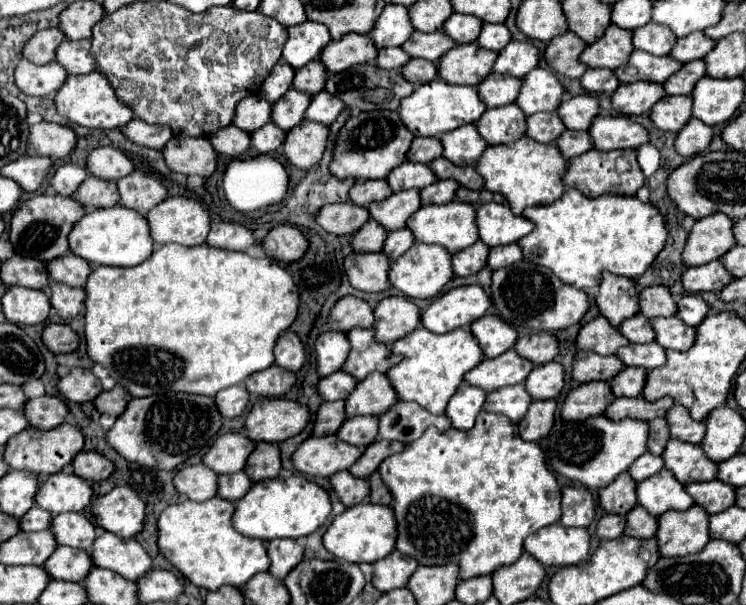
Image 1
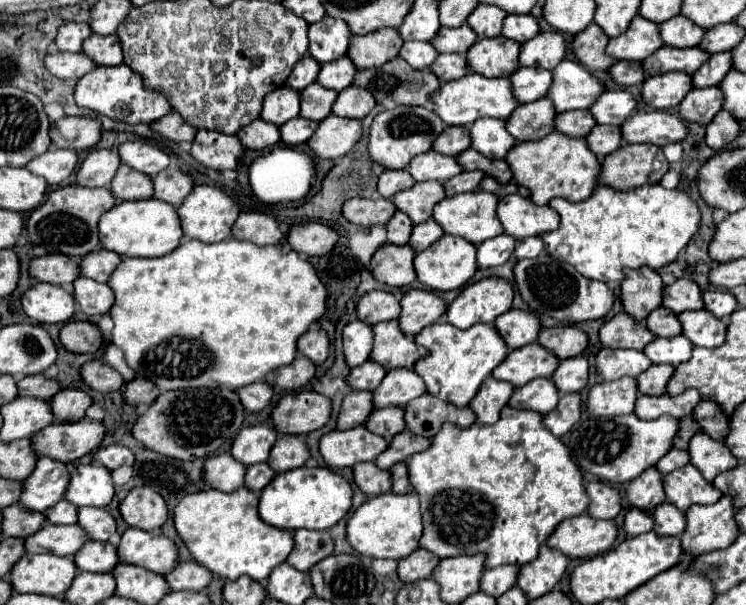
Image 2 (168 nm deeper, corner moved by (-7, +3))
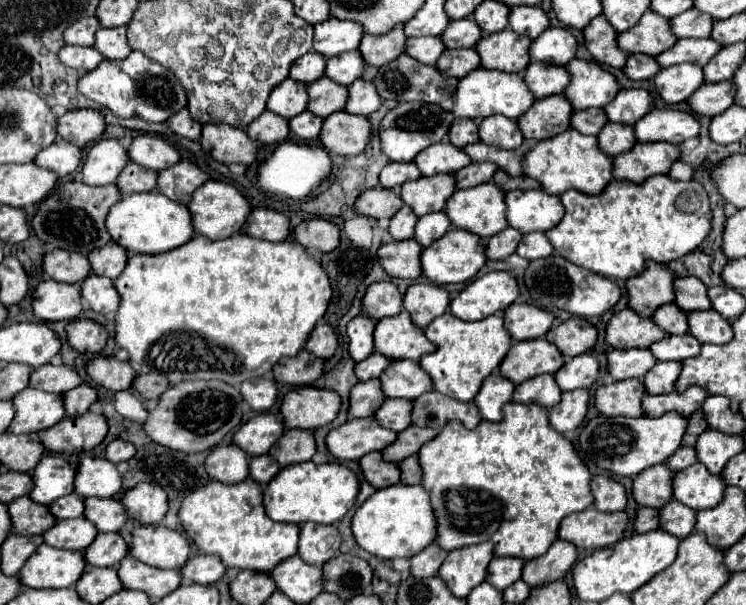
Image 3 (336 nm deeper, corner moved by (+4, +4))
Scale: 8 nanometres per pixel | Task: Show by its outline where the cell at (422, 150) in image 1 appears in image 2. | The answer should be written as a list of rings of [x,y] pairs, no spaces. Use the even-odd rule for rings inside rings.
[[[445,127],[435,139],[433,149],[443,155],[459,155],[471,147],[471,135],[467,127]]]

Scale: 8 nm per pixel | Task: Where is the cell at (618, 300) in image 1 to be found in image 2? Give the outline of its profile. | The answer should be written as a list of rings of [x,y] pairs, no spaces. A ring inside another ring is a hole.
[[[647,267],[627,271],[625,275],[621,283],[623,307],[637,321],[645,321],[647,315],[663,303],[663,279],[657,271]]]

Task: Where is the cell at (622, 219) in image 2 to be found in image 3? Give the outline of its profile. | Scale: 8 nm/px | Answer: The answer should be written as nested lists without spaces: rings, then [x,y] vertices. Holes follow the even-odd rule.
[[[652,176],[642,184],[632,184],[624,180],[612,180],[606,190],[598,196],[588,196],[576,190],[568,190],[560,196],[562,206],[566,210],[562,222],[546,232],[546,238],[554,246],[554,254],[568,258],[568,262],[606,276],[610,280],[628,280],[644,270],[646,260],[654,260],[660,264],[668,264],[688,252],[692,252],[710,232],[710,208],[706,196],[706,216],[704,216],[704,188],[690,182],[676,182],[664,176]]]

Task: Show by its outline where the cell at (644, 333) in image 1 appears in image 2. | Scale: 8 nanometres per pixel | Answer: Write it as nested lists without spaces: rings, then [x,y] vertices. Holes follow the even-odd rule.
[[[659,307],[655,309],[645,325],[649,327],[649,331],[653,331],[657,337],[675,337],[681,333],[681,325],[679,325],[679,319],[675,313],[671,313],[671,309],[665,309],[665,307]]]

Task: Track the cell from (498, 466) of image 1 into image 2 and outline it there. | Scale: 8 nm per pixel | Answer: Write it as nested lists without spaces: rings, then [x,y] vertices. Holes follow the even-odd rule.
[[[505,407],[501,411],[501,419],[493,425],[475,423],[467,429],[459,429],[451,423],[443,425],[431,447],[409,459],[409,479],[421,495],[425,525],[421,547],[441,559],[461,553],[485,553],[487,569],[505,563],[531,563],[555,527],[563,519],[583,515],[589,505],[589,497],[583,487],[583,473],[573,461],[569,447],[543,425],[541,413],[513,407]]]

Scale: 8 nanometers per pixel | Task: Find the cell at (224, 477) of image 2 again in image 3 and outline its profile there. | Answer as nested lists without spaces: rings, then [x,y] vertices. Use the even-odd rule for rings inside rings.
[[[216,446],[206,462],[206,472],[212,480],[222,484],[238,484],[248,478],[248,456],[240,452],[236,446]]]

